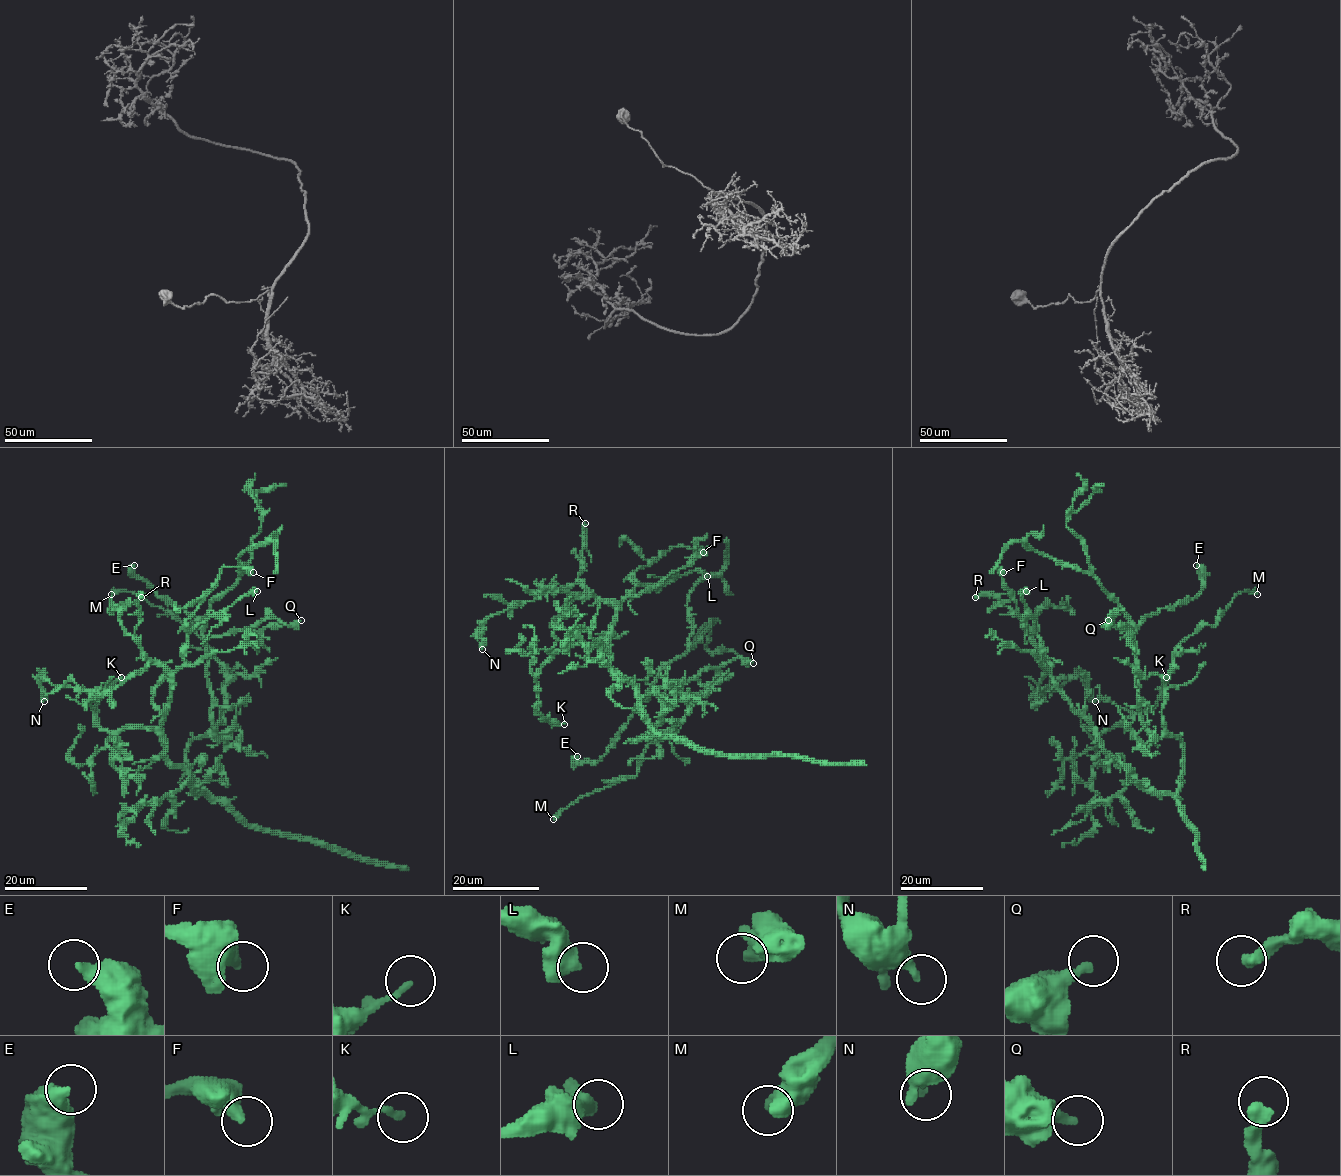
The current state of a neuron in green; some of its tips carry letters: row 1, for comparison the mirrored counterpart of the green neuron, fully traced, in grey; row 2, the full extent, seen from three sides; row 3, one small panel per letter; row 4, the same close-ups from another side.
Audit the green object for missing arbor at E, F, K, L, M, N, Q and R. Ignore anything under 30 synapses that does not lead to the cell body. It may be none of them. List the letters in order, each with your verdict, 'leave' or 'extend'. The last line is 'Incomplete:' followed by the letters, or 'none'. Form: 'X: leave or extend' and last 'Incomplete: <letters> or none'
E: leave
F: leave
K: leave
L: leave
M: leave
N: leave
Q: leave
R: leave
Incomplete: none

